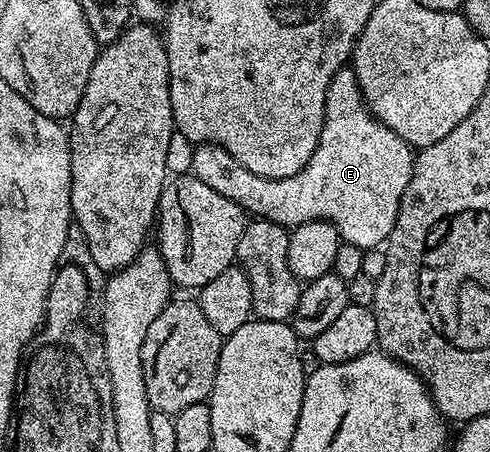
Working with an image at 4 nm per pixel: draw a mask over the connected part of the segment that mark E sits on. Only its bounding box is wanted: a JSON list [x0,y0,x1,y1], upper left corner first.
[189,66,415,249]

